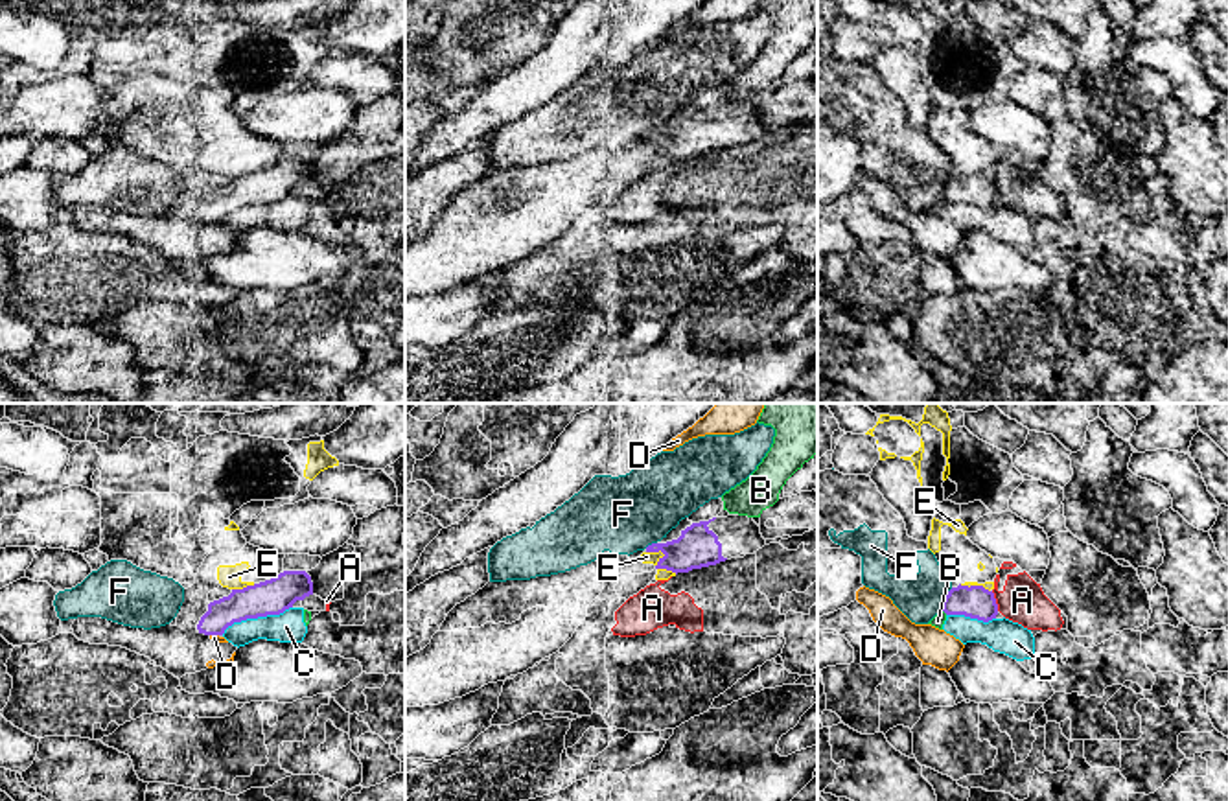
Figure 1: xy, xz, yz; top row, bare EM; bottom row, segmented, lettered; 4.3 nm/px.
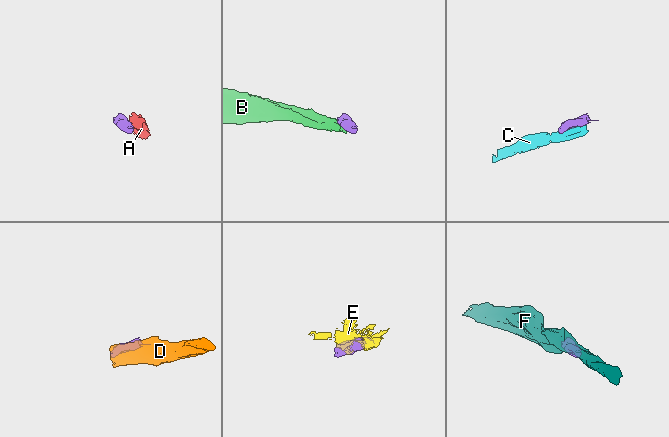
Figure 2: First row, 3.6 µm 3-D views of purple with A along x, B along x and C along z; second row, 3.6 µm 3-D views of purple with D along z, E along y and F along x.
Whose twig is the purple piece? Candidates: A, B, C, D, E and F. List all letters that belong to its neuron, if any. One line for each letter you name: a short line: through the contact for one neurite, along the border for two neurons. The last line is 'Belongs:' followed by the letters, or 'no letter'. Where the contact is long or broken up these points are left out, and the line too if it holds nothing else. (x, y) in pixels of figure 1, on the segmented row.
Belongs: no letter

